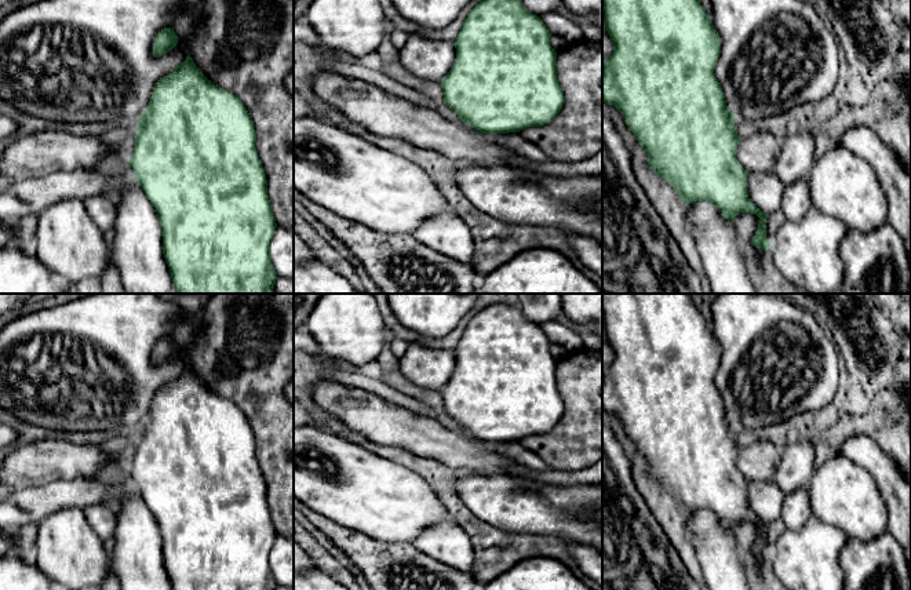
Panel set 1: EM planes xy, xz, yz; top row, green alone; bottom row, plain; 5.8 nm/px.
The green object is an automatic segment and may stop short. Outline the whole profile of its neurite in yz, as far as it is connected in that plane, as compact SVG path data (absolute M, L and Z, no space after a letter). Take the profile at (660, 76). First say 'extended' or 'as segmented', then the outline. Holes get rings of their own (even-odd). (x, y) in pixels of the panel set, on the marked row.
as segmented; M602 0L605 11L605 28L613 41L612 55L602 62L602 102L613 105L624 117L627 128L637 136L638 143L648 153L648 165L659 176L664 178L677 192L681 203L693 204L696 201L711 203L728 221L733 223L736 215L750 212L759 218L759 225L751 244L768 252L770 241L766 237L766 216L748 199L747 176L748 172L736 159L736 150L740 136L735 130L735 116L725 103L722 88L715 77L714 69L721 54L721 43L711 18L706 14L706 8L699 0Z

